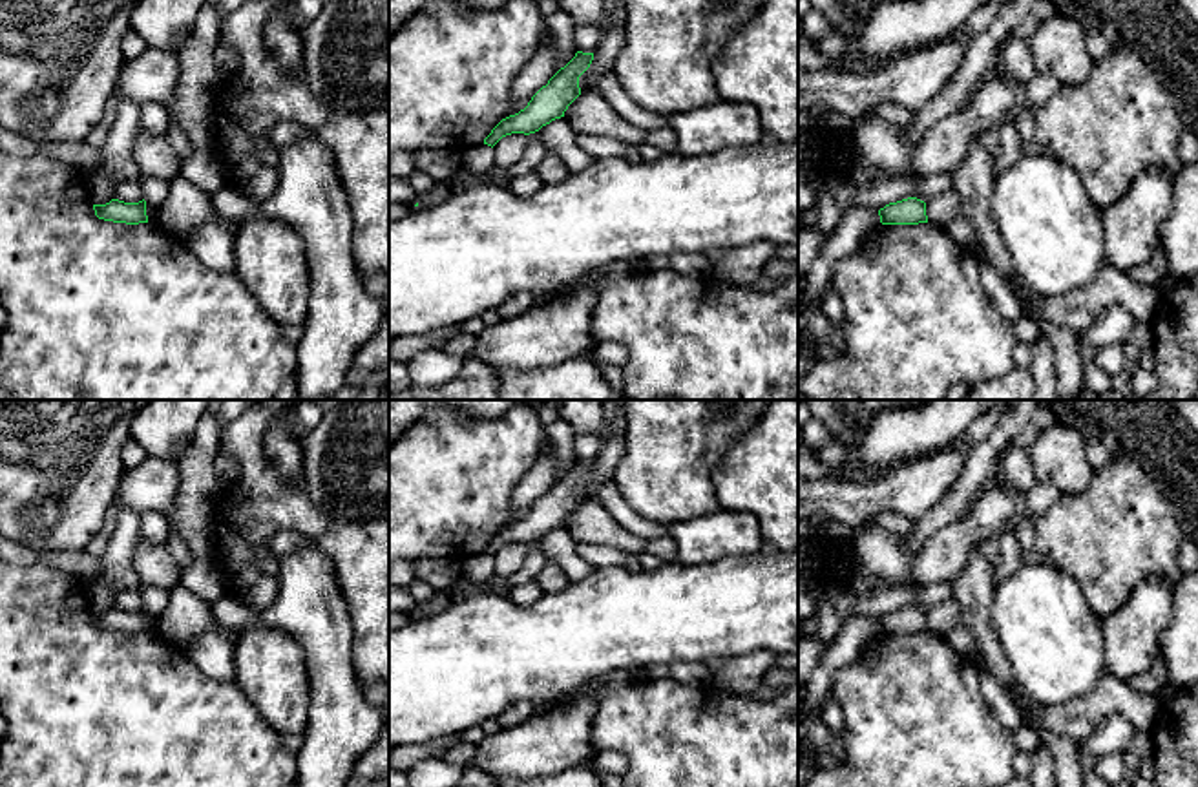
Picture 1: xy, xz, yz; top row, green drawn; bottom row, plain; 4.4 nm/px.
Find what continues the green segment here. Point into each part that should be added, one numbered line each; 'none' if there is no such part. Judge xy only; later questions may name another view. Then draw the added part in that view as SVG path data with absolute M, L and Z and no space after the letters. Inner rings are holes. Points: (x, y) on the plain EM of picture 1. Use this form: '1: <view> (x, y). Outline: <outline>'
none

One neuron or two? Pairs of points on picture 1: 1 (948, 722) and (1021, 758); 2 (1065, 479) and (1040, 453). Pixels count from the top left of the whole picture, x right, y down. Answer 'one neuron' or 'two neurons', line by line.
1: two neurons
2: one neuron

